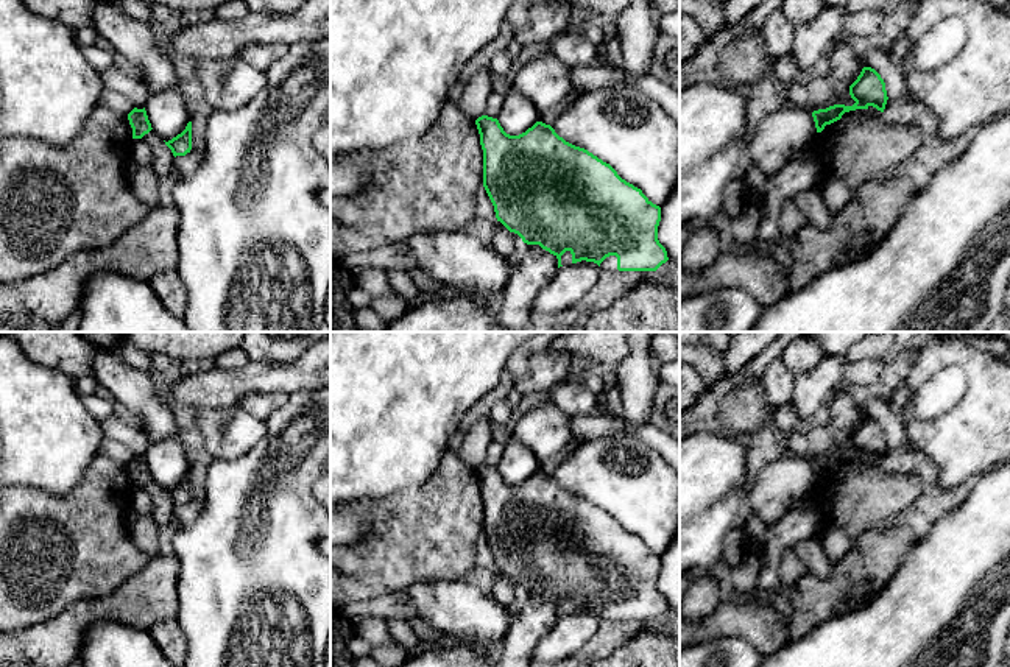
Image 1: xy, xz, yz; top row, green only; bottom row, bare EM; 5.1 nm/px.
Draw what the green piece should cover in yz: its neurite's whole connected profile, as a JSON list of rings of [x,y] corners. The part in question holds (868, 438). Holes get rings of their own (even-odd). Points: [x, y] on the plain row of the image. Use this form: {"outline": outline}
{"outline": [[[871,416],[862,418],[857,429],[849,435],[849,444],[856,450],[853,455],[834,453],[812,461],[817,482],[821,482],[826,474],[840,469],[842,464],[849,460],[868,458],[873,455],[884,461],[888,449],[884,429]]]}

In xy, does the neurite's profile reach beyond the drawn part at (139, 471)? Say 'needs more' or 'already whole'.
already whole

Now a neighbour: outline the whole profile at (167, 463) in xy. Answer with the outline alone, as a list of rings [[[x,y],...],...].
[[[178,439],[153,443],[143,457],[153,480],[165,491],[181,483],[190,471],[184,443]]]

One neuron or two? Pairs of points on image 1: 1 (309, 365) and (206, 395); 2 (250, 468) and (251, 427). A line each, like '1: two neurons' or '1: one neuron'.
1: one neuron
2: two neurons

